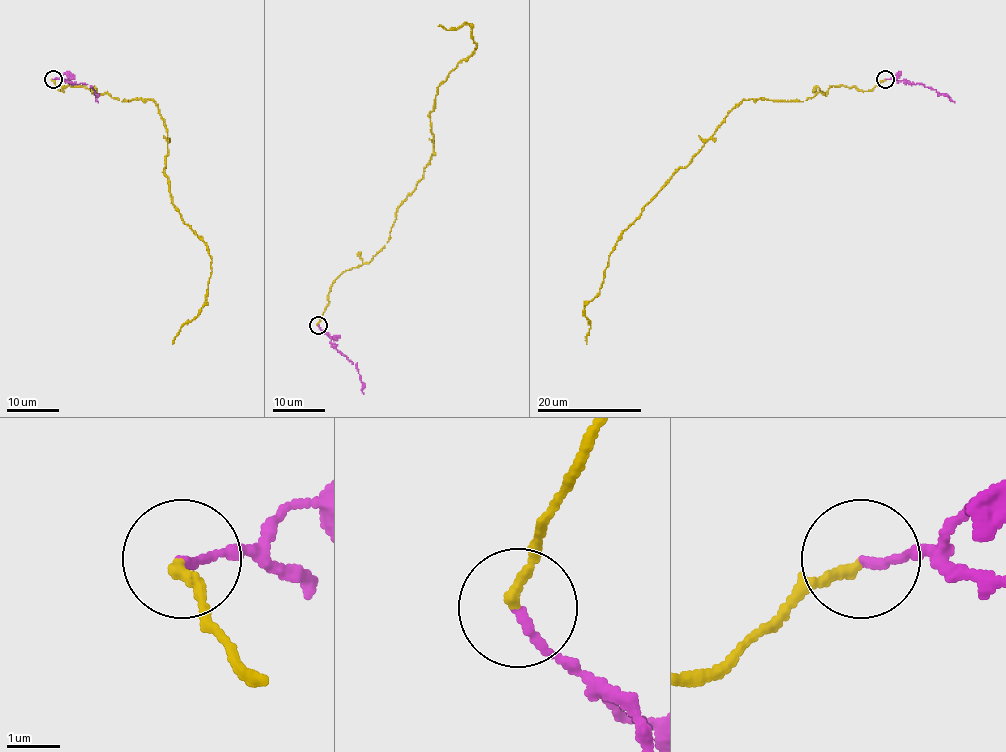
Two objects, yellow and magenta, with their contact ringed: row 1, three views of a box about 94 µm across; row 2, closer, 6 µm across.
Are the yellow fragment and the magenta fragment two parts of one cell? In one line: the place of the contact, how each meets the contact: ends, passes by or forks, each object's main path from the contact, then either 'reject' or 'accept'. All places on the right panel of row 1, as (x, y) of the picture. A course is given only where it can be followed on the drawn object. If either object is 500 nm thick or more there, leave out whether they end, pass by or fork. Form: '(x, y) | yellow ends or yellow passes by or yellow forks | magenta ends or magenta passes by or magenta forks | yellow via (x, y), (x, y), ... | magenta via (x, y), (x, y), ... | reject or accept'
(885, 79) | yellow ends | magenta ends | yellow via (885, 79), (868, 91), (830, 85), (803, 101), (736, 105), (615, 243), (584, 311), (586, 344) | magenta via (885, 79), (924, 85), (946, 95), (954, 102) | accept

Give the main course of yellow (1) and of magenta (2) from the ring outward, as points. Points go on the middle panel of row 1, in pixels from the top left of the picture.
1: (318, 325), (331, 284), (387, 242), (396, 208), (433, 154), (436, 88), (477, 48), (467, 23), (438, 26)
2: (318, 325), (335, 347), (356, 364), (363, 394)

